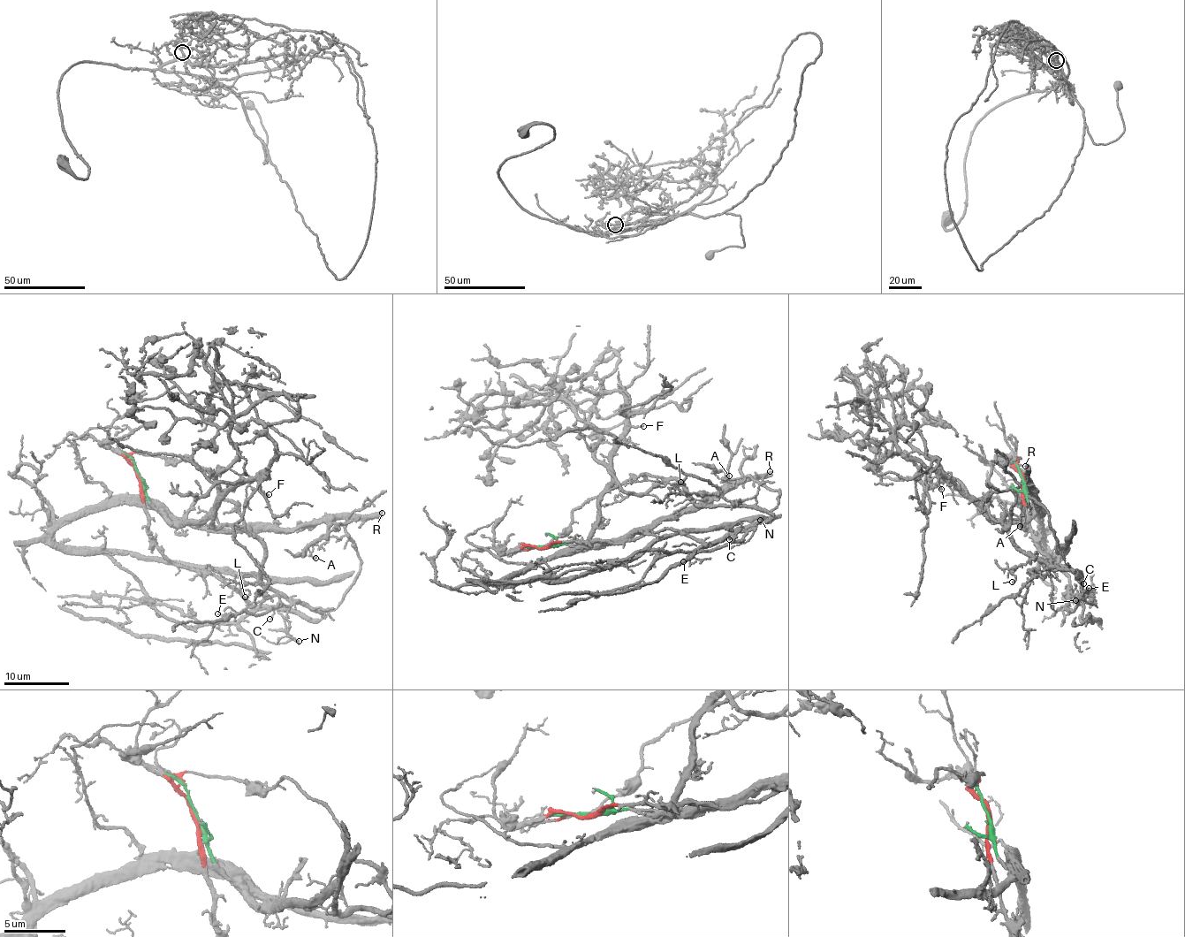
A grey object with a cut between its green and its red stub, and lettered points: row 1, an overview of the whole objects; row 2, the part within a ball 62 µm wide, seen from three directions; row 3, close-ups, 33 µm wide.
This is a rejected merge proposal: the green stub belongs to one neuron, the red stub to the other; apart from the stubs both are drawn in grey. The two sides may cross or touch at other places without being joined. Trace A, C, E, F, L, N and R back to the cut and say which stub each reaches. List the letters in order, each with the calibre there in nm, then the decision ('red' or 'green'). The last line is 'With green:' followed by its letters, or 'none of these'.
A: 190 nm thick; green
C: 120 nm thick; red
E: 140 nm thick; red
F: 120 nm thick; green
L: 150 nm thick; red
N: 220 nm thick; red
R: 480 nm thick; green
With green: A, F, R

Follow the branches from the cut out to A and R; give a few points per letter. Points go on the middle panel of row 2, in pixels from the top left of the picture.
A: (545, 546), (605, 545), (648, 532), (712, 499), (727, 481), (728, 473), (717, 469), (720, 478), (729, 476)
R: (545, 546), (605, 545), (648, 532), (661, 520), (703, 507), (739, 483), (764, 476), (770, 470)

